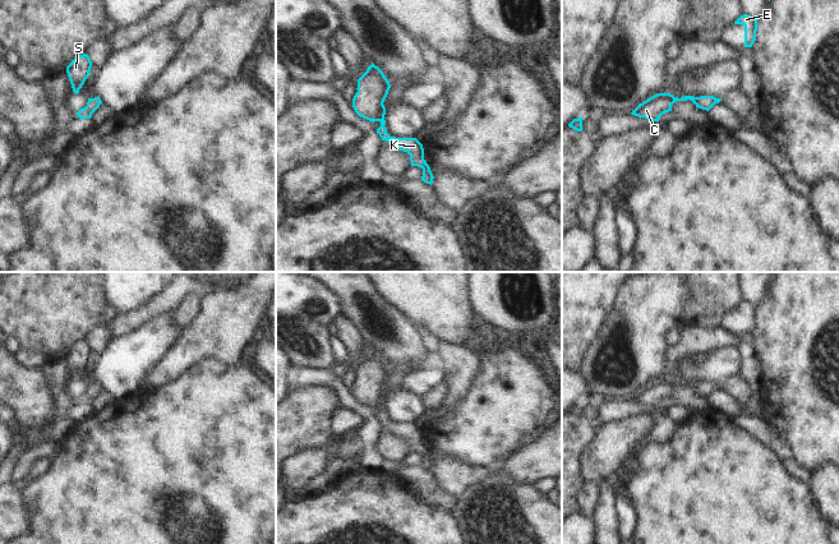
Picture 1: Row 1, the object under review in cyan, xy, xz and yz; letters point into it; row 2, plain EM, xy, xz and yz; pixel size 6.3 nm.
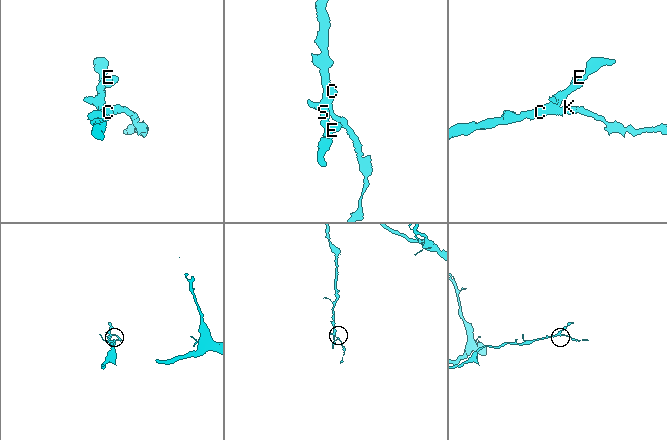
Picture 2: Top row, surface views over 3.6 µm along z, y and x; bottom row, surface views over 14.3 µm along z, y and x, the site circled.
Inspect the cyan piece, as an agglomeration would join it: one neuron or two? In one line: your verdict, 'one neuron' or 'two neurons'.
one neuron

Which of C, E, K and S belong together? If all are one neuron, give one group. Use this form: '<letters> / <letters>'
C E K S

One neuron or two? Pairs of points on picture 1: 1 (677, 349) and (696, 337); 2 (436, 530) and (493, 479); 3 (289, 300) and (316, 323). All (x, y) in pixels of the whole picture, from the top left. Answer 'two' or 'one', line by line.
1: one
2: two
3: one

